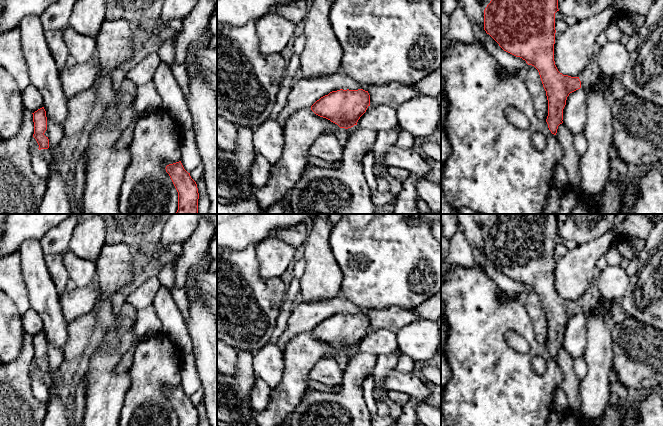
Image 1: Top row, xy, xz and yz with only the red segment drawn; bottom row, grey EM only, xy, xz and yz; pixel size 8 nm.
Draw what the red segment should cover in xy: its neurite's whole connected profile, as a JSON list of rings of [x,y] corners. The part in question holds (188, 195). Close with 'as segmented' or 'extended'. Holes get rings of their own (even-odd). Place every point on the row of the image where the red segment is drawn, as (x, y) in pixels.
[[[181,161],[169,164],[165,169],[178,192],[176,214],[198,214],[199,193],[190,173],[184,169]]]; as segmented

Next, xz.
[[[340,89],[321,97],[311,106],[311,110],[316,115],[337,124],[340,128],[345,128],[351,136],[358,128],[358,120],[369,106],[368,91]]]; extended

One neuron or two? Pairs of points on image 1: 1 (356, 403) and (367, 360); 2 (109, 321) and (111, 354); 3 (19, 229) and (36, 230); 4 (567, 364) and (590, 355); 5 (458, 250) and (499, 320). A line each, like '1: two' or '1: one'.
1: one
2: one
3: one
4: two
5: two

